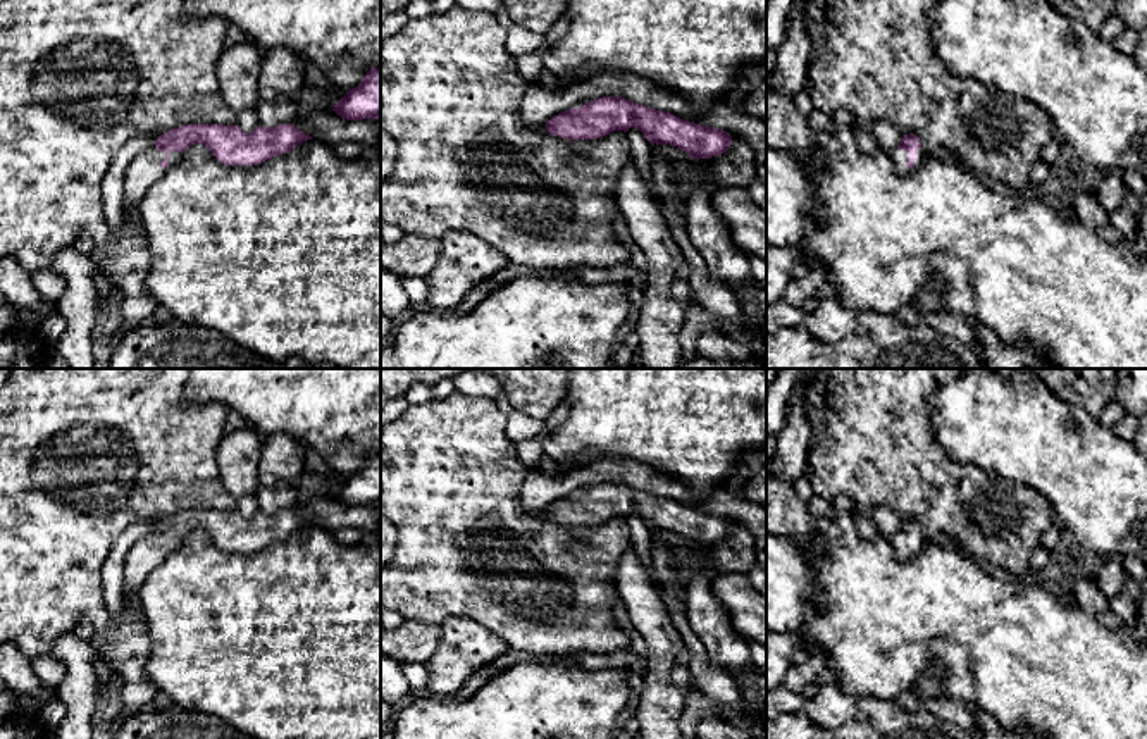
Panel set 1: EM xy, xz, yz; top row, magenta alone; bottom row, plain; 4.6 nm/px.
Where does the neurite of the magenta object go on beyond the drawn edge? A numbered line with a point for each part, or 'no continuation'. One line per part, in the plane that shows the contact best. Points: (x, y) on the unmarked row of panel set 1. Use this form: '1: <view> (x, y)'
1: xy (143, 557)

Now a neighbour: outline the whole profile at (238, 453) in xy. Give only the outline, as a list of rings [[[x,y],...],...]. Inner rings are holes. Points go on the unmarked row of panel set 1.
[[[243,425],[226,434],[215,451],[220,481],[232,498],[255,494],[260,487],[258,465],[264,441]]]

